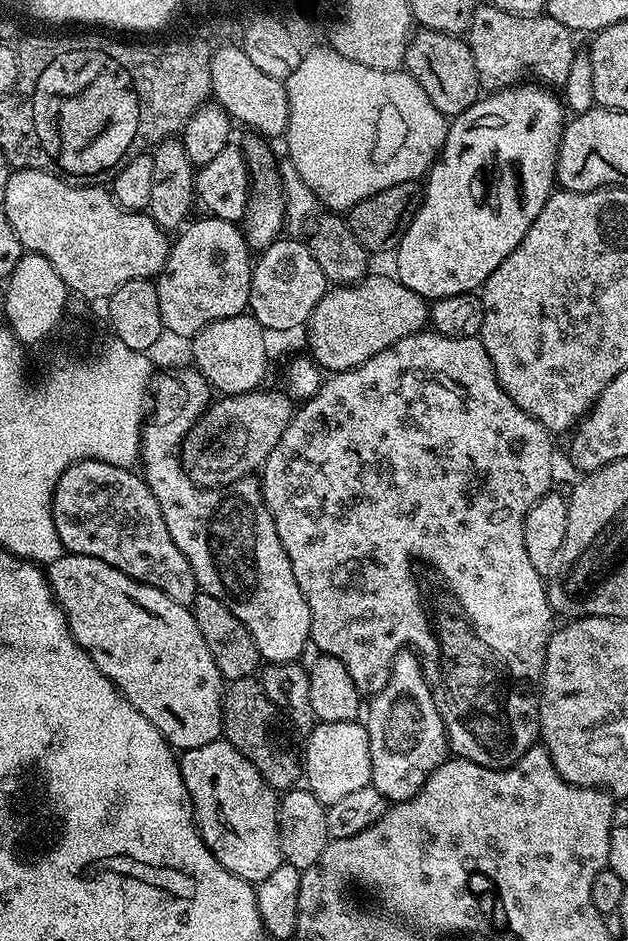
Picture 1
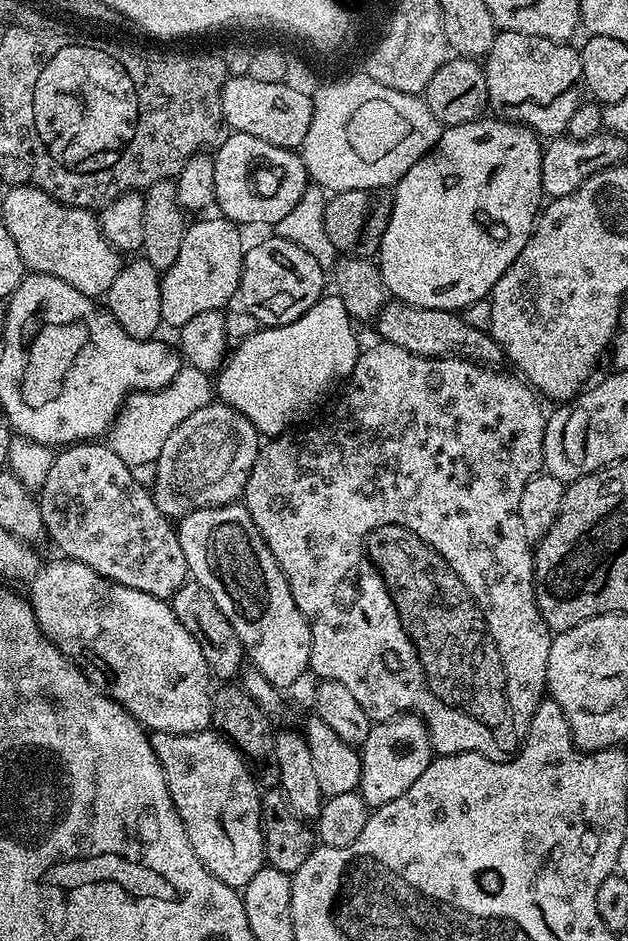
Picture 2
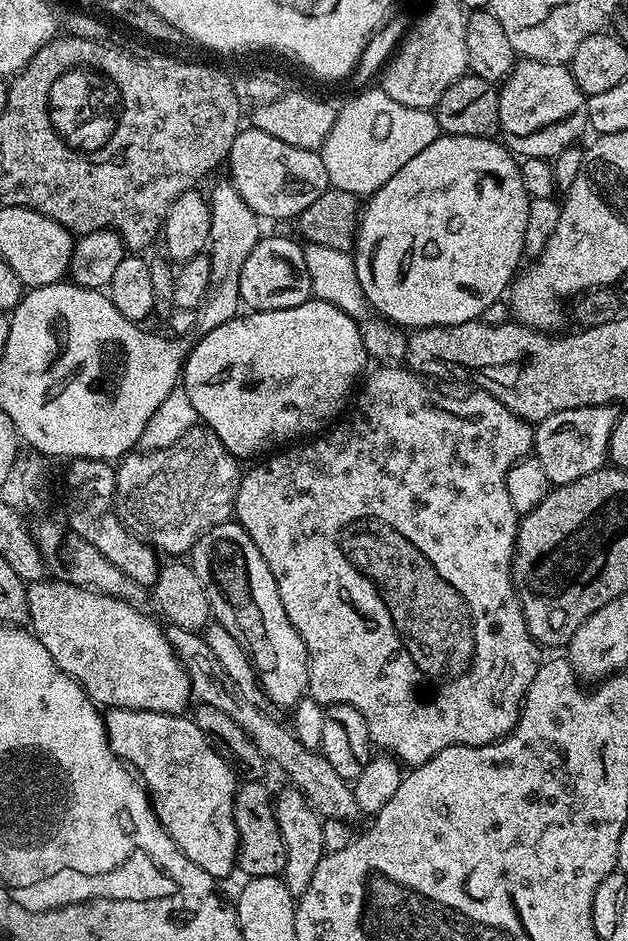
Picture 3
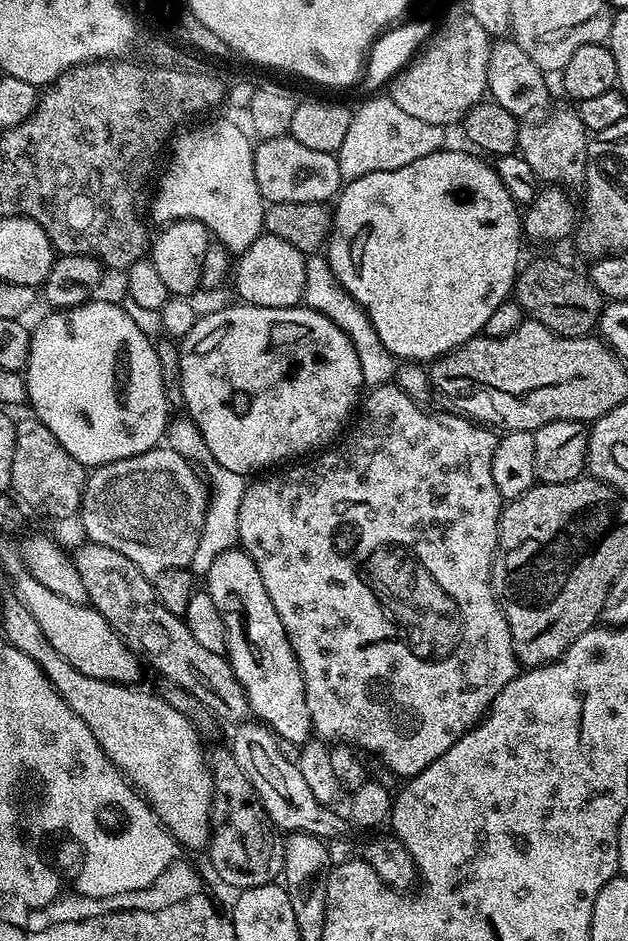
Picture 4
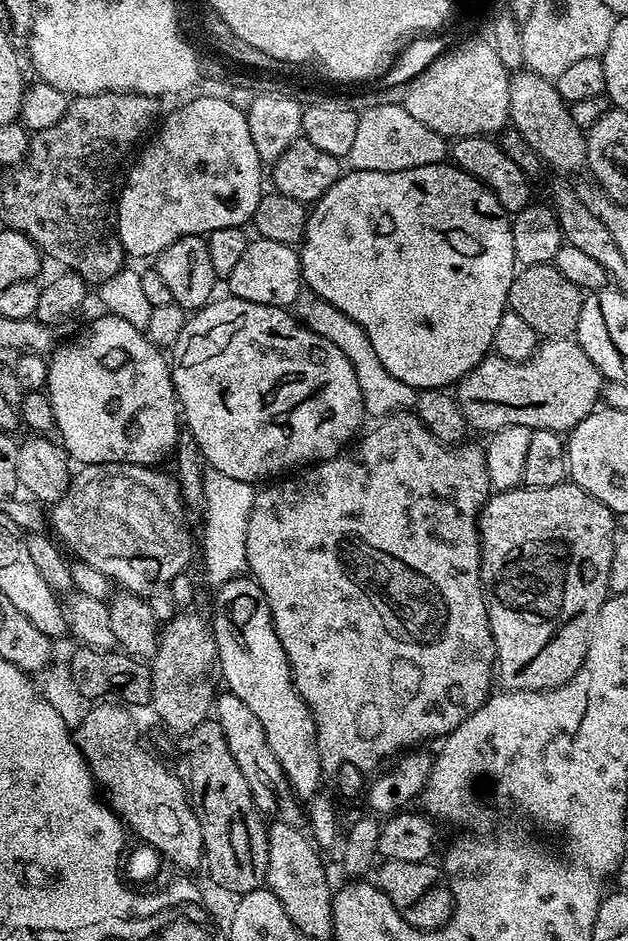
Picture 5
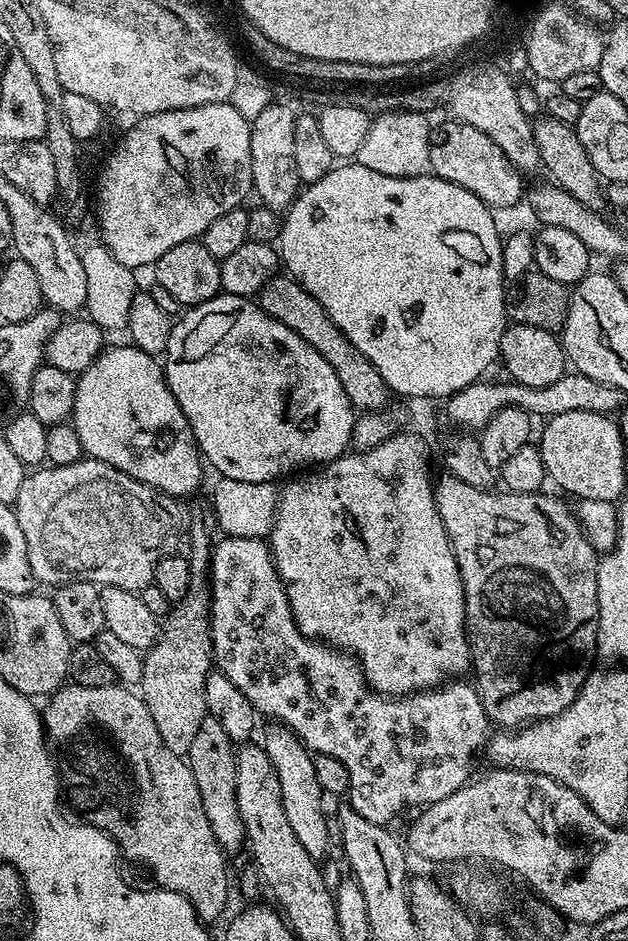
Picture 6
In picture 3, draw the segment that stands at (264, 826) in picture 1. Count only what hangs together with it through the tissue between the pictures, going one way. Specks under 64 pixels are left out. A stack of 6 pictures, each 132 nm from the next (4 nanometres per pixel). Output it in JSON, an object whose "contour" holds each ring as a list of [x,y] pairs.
{"contour":[[[108,708],[103,713],[103,718],[112,753],[134,769],[135,775],[142,781],[151,799],[158,822],[164,827],[166,834],[170,834],[178,850],[182,850],[182,854],[186,854],[186,858],[190,858],[194,866],[202,866],[202,870],[206,870],[206,874],[213,878],[230,875],[232,868],[234,872],[237,867],[236,855],[240,849],[240,839],[234,822],[237,773],[233,765],[212,747],[202,730],[198,730],[191,715],[175,716],[150,710]]]}

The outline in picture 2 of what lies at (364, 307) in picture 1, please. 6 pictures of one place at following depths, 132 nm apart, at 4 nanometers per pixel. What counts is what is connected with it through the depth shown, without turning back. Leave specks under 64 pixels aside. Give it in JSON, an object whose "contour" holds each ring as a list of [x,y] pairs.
{"contour":[[[393,299],[384,305],[379,316],[374,320],[376,332],[385,344],[402,346],[402,350],[410,350],[419,356],[443,358],[455,356],[461,360],[474,360],[485,366],[499,365],[502,360],[500,347],[496,339],[488,332],[474,330],[470,322],[466,322],[459,311],[447,308],[423,308],[413,304],[404,304]]]}

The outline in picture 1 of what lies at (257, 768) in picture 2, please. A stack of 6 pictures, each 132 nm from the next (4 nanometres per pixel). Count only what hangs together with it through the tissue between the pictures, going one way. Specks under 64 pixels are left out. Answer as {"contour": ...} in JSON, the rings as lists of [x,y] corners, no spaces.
{"contour":[[[246,676],[225,687],[223,739],[230,741],[250,761],[254,770],[262,774],[264,781],[277,790],[297,787],[302,780],[302,756],[297,749],[296,752],[292,749],[287,731],[285,721],[270,702],[259,679]]]}

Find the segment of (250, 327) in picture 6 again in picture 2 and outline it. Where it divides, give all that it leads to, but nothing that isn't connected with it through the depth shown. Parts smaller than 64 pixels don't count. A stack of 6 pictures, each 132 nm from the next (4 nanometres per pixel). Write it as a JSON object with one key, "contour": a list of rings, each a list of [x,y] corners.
{"contour":[[[321,298],[317,304],[310,306],[310,310],[306,310],[306,314],[302,314],[302,318],[298,318],[294,322],[286,322],[277,328],[261,327],[259,330],[256,330],[260,332],[254,333],[253,336],[246,337],[236,349],[235,347],[231,349],[230,355],[224,361],[220,370],[215,373],[214,392],[218,397],[219,403],[228,404],[234,410],[241,412],[242,415],[253,424],[261,437],[271,438],[280,435],[282,432],[289,431],[293,426],[299,425],[301,421],[303,421],[300,419],[302,419],[336,383],[339,385],[341,382],[347,381],[349,374],[354,370],[356,360],[360,357],[362,351],[362,344],[356,341],[356,332],[352,329],[352,326],[354,326],[354,320],[348,315],[346,307],[343,306],[343,302],[340,301],[339,298],[332,298],[329,304],[327,304],[327,299]]]}

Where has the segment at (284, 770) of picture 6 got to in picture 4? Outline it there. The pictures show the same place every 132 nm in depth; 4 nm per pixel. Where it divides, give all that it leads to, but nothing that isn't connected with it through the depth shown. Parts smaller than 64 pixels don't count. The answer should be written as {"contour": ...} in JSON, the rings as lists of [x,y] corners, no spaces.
{"contour":[[[239,547],[231,548],[214,558],[214,566],[210,566],[206,580],[206,591],[222,614],[228,635],[228,663],[244,688],[251,713],[285,745],[304,745],[313,731],[302,670],[282,626],[282,618],[278,618],[274,602],[270,602],[270,594],[266,594],[266,586],[262,586],[258,566],[254,566],[252,559]]]}

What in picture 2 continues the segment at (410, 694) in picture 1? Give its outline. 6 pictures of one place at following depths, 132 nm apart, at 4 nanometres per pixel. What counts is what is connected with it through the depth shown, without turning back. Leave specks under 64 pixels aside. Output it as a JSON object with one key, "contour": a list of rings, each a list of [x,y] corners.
{"contour":[[[401,714],[373,723],[360,752],[360,797],[372,810],[381,808],[386,802],[394,802],[394,798],[402,798],[433,758],[428,728],[419,716]]]}

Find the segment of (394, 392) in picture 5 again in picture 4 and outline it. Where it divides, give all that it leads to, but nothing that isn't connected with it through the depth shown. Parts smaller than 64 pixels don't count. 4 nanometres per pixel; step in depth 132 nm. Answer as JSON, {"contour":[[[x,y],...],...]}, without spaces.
{"contour":[[[309,255],[304,265],[306,286],[303,303],[334,322],[334,326],[341,328],[346,338],[350,338],[355,352],[358,353],[358,363],[362,366],[362,378],[369,389],[393,383],[398,361],[390,354],[390,350],[386,350],[386,346],[382,346],[382,338],[378,338],[378,330],[374,330],[367,310],[341,284],[336,283],[336,275],[328,269],[328,261],[323,255]]]}

